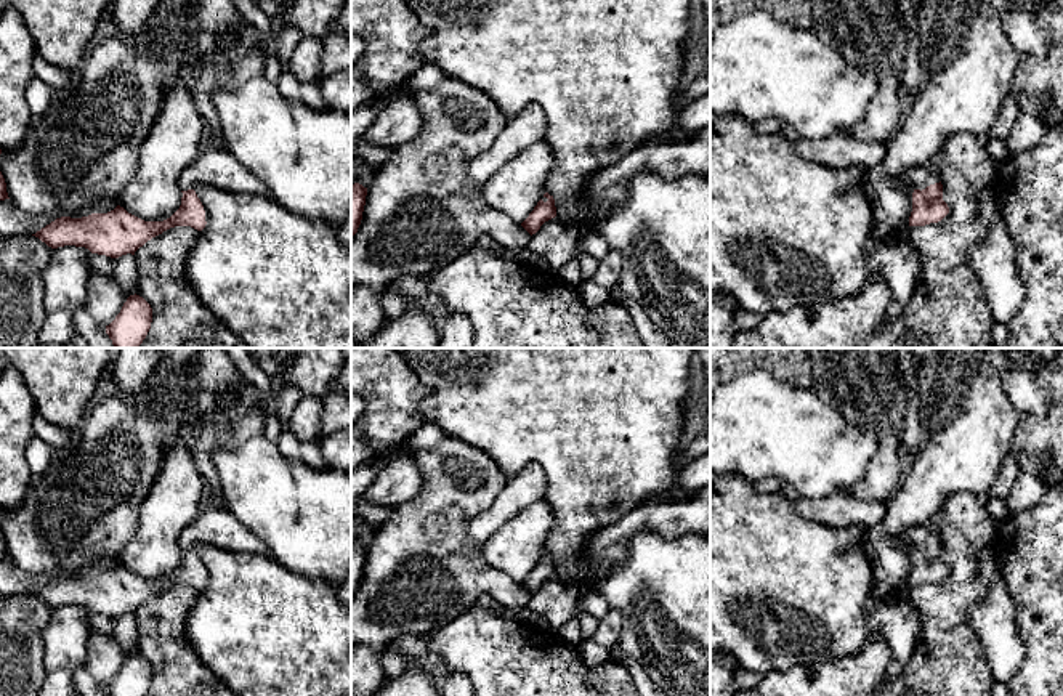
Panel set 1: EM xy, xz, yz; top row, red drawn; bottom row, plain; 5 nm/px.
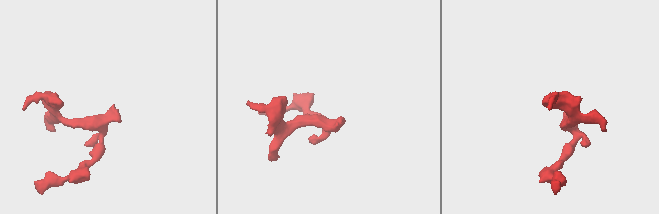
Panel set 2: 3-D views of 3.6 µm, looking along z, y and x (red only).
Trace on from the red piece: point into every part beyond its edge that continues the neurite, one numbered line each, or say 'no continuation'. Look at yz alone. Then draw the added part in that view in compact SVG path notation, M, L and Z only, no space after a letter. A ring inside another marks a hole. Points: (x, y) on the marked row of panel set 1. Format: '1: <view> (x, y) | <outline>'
1: yz (921, 177) | M936 164L920 165L920 167L911 168L906 173L904 181L909 183L914 189L922 191L930 184L940 183L941 175L938 172Z

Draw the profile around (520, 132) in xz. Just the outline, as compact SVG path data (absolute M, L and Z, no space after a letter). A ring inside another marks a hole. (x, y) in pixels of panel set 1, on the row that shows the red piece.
M531 103L518 117L508 119L505 128L487 152L483 152L468 167L468 181L483 186L502 165L527 146L544 141L547 119L544 109Z

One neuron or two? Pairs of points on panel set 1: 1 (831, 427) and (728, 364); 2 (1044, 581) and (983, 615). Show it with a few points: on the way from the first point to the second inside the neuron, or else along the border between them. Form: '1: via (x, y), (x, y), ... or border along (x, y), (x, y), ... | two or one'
1: border along (780, 380), (754, 369), (727, 384) | two
2: border along (998, 563), (1022, 635) | two

